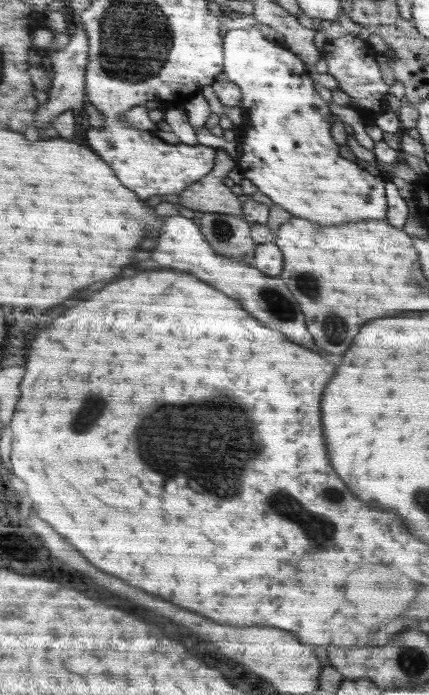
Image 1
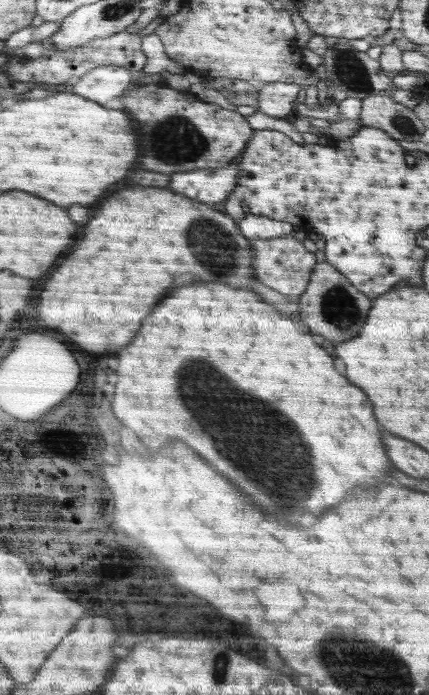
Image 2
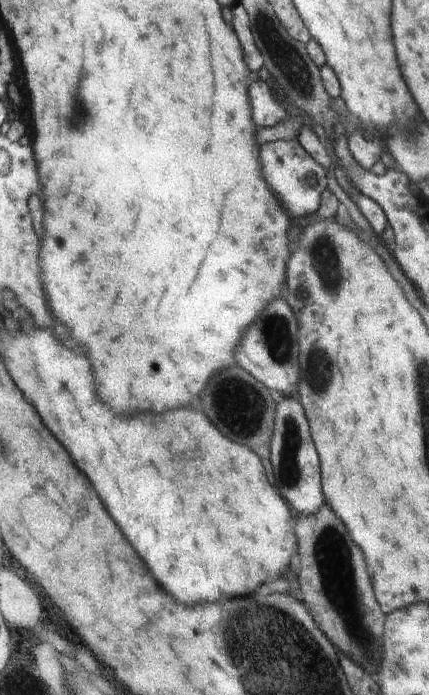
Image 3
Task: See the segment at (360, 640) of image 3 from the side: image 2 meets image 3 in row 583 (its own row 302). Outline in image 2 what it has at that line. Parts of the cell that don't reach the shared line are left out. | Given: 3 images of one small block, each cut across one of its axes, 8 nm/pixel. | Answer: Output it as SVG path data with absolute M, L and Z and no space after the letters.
M326 261L316 263L311 272L305 293L296 300L300 304L302 322L308 324L310 332L320 334L332 342L344 342L354 338L364 326L372 299L366 298L367 295L356 289L344 273L340 273L339 269Z

